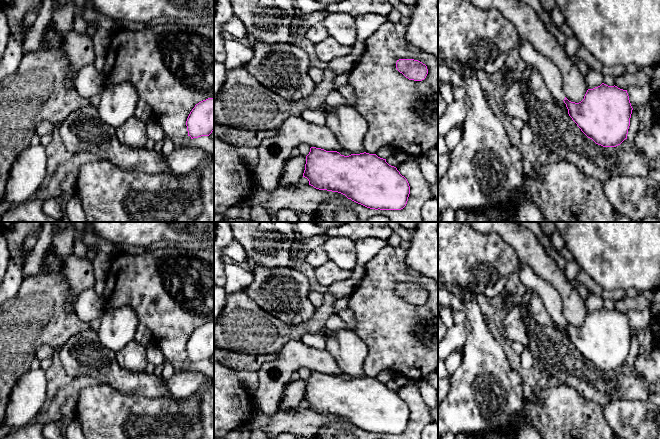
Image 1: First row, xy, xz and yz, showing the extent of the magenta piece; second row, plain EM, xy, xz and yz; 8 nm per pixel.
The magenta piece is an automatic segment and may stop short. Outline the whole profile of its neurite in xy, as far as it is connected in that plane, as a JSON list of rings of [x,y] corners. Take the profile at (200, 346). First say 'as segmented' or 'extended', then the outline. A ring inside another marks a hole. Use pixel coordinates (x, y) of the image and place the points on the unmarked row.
as segmented; [[[214,322],[196,328],[187,342],[186,350],[191,363],[209,360],[214,354]]]

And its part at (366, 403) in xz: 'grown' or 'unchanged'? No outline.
unchanged

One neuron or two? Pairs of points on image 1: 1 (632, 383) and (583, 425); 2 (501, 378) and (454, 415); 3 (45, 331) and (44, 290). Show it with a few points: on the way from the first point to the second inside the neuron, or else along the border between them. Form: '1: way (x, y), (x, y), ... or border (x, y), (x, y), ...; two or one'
1: border (581, 395), (602, 405); two
2: way (488, 382), (478, 386), (467, 402); one
3: way (47, 321), (44, 318), (44, 300); one

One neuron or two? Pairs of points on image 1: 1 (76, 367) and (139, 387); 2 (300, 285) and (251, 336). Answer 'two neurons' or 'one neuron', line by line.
1: one neuron
2: two neurons

